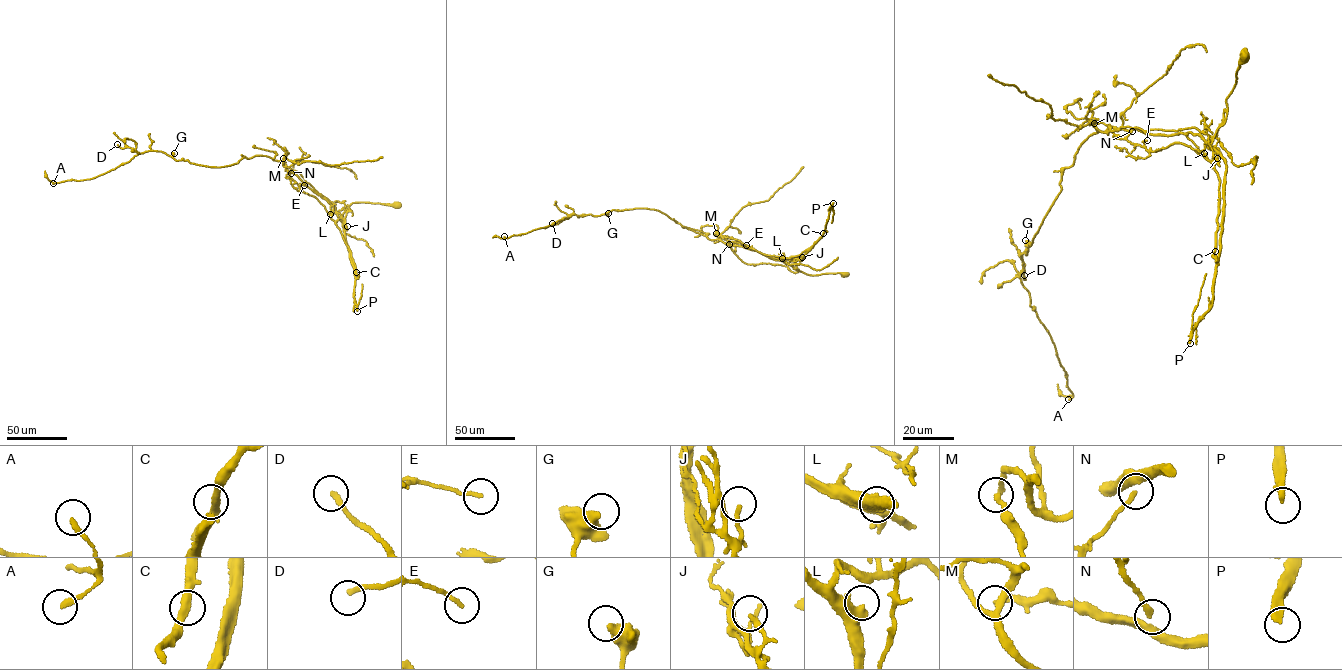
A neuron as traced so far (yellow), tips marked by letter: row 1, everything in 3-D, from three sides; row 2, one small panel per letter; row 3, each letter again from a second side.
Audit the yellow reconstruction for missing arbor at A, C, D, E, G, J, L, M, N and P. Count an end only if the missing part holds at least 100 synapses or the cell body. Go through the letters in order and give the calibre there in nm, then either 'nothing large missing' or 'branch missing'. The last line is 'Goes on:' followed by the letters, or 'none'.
A: 240 nm | nothing large missing
C: 320 nm | nothing large missing
D: 220 nm | nothing large missing
E: 140 nm | nothing large missing
G: 480 nm | nothing large missing
J: 170 nm | nothing large missing
L: 440 nm | nothing large missing
M: 150 nm | nothing large missing
N: 190 nm | nothing large missing
P: 320 nm | branch missing
Goes on: P

